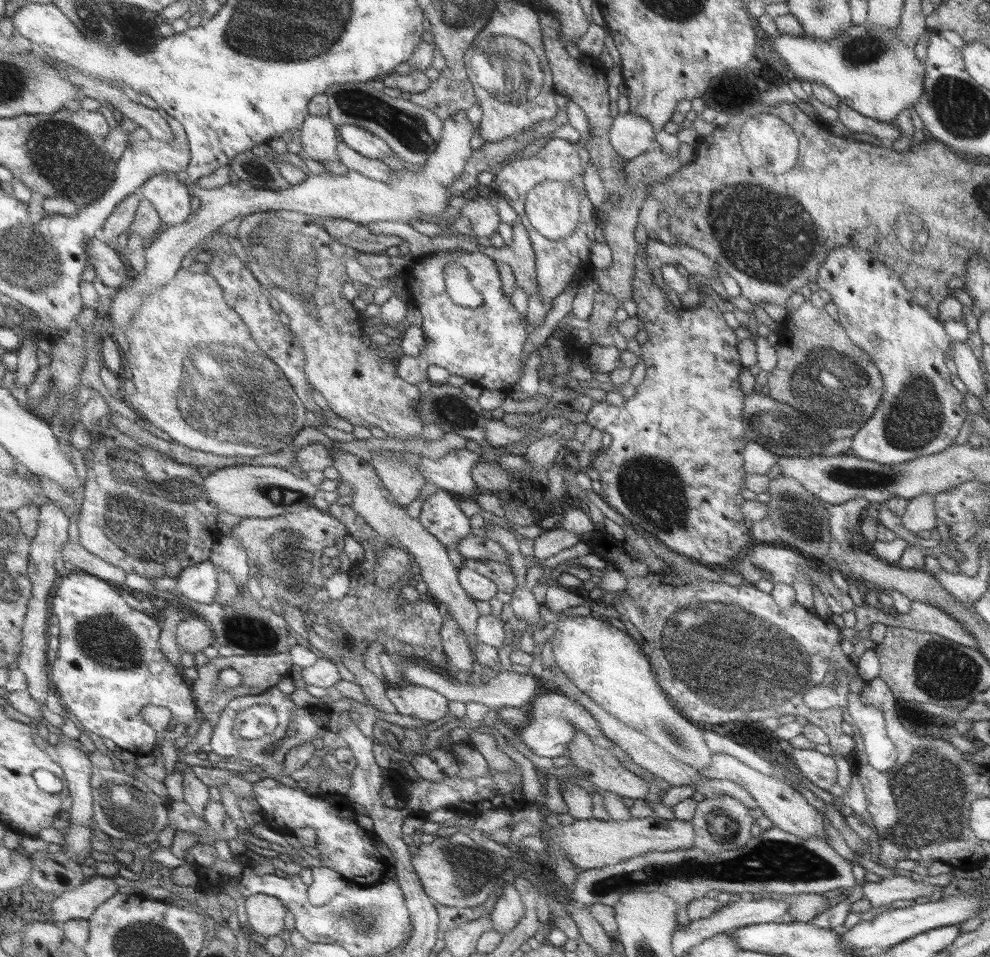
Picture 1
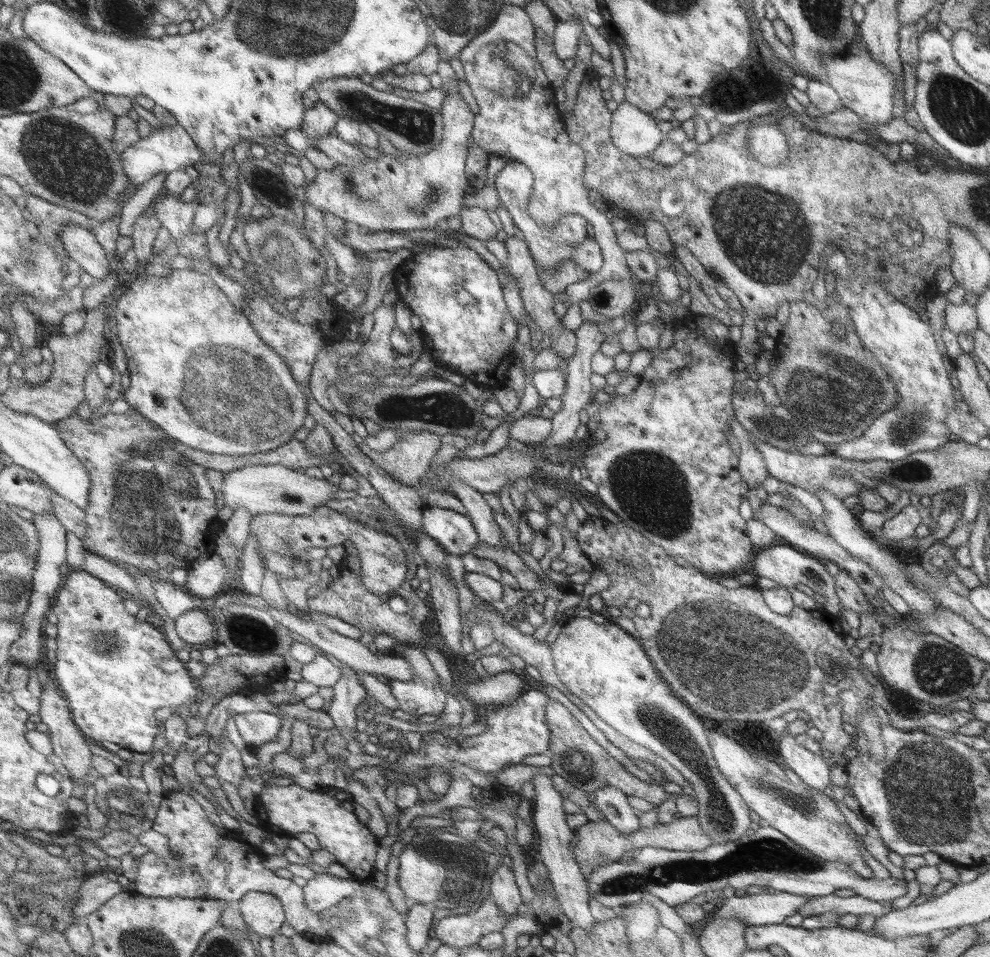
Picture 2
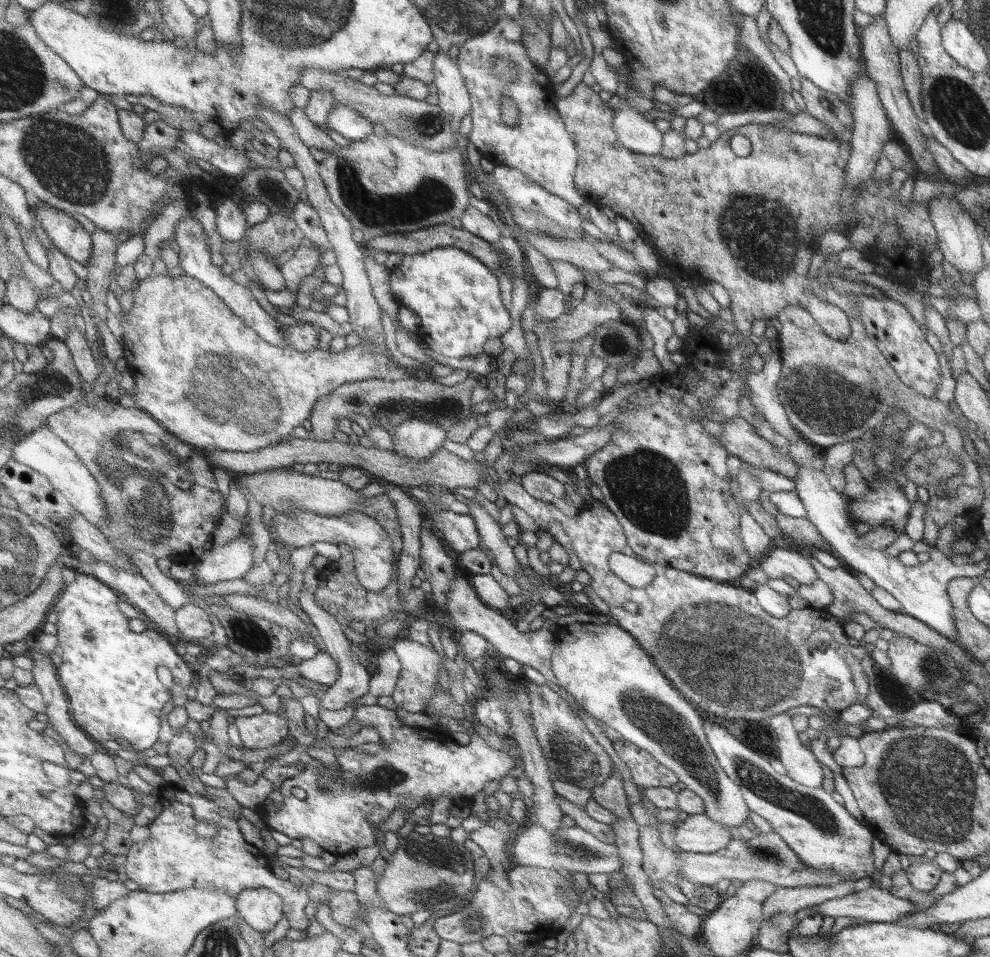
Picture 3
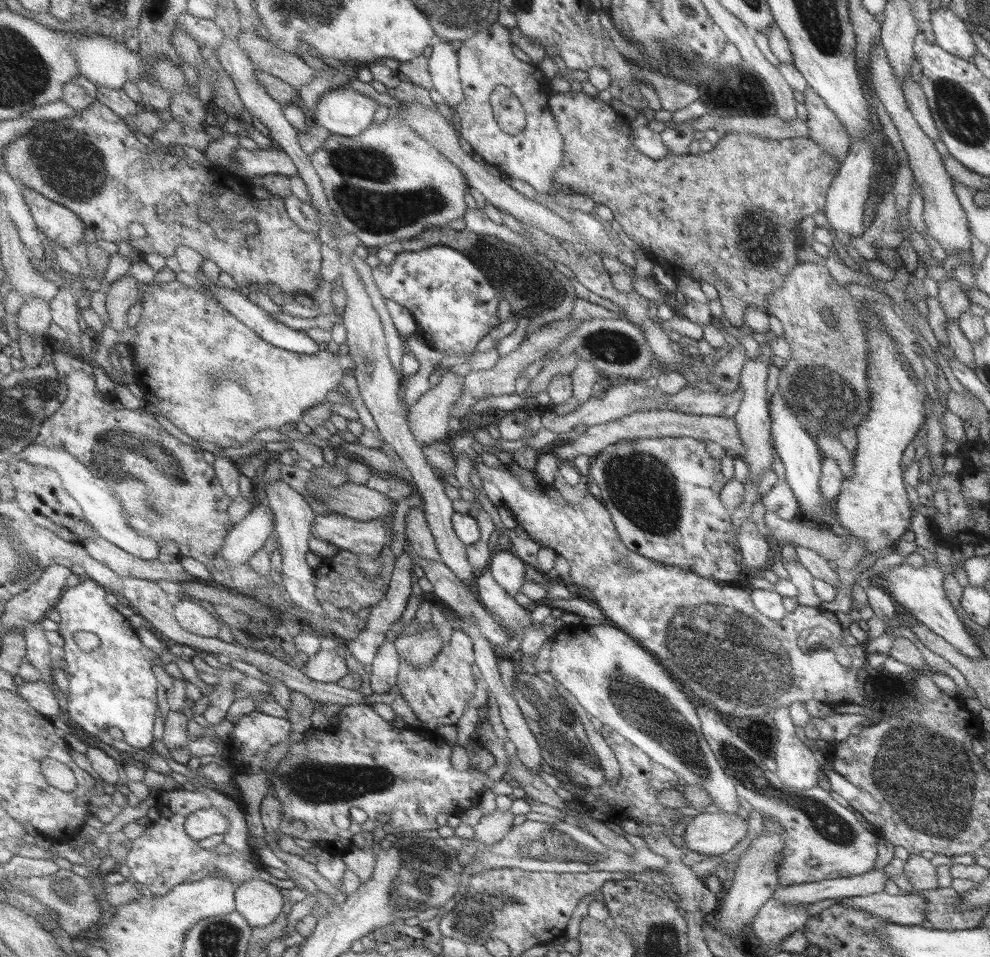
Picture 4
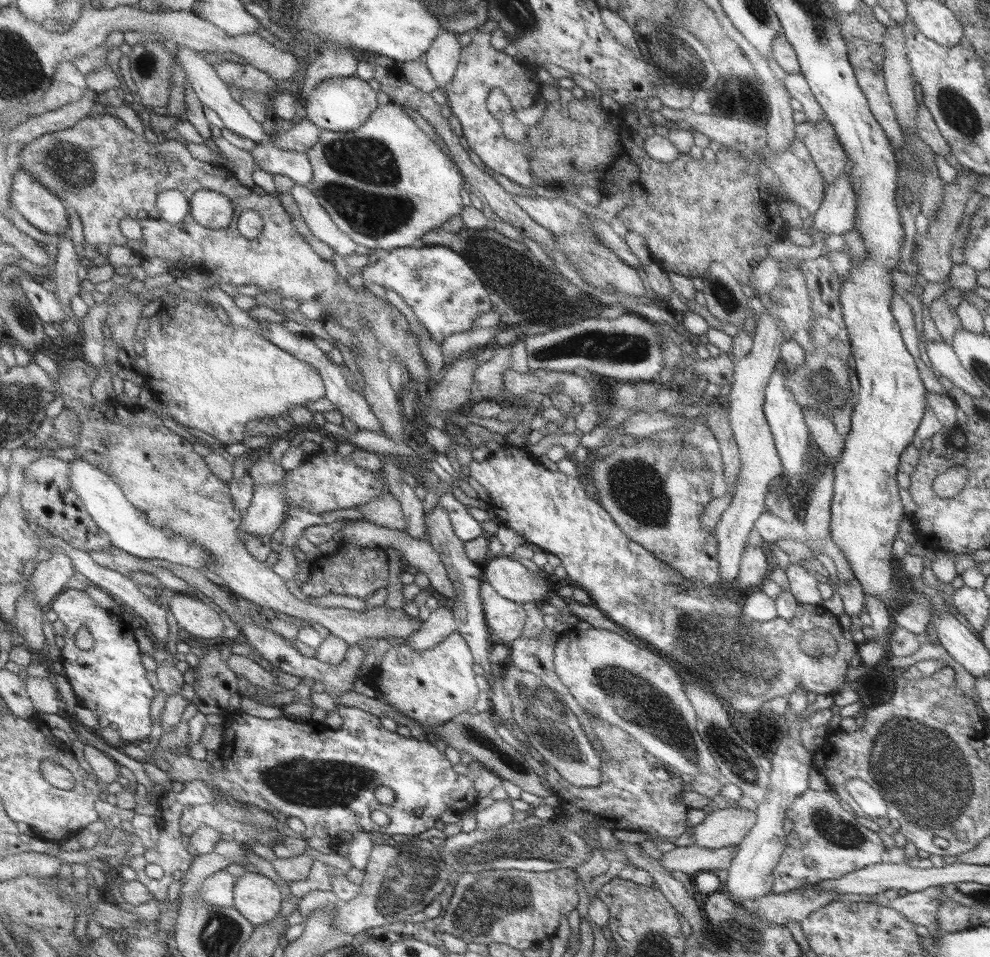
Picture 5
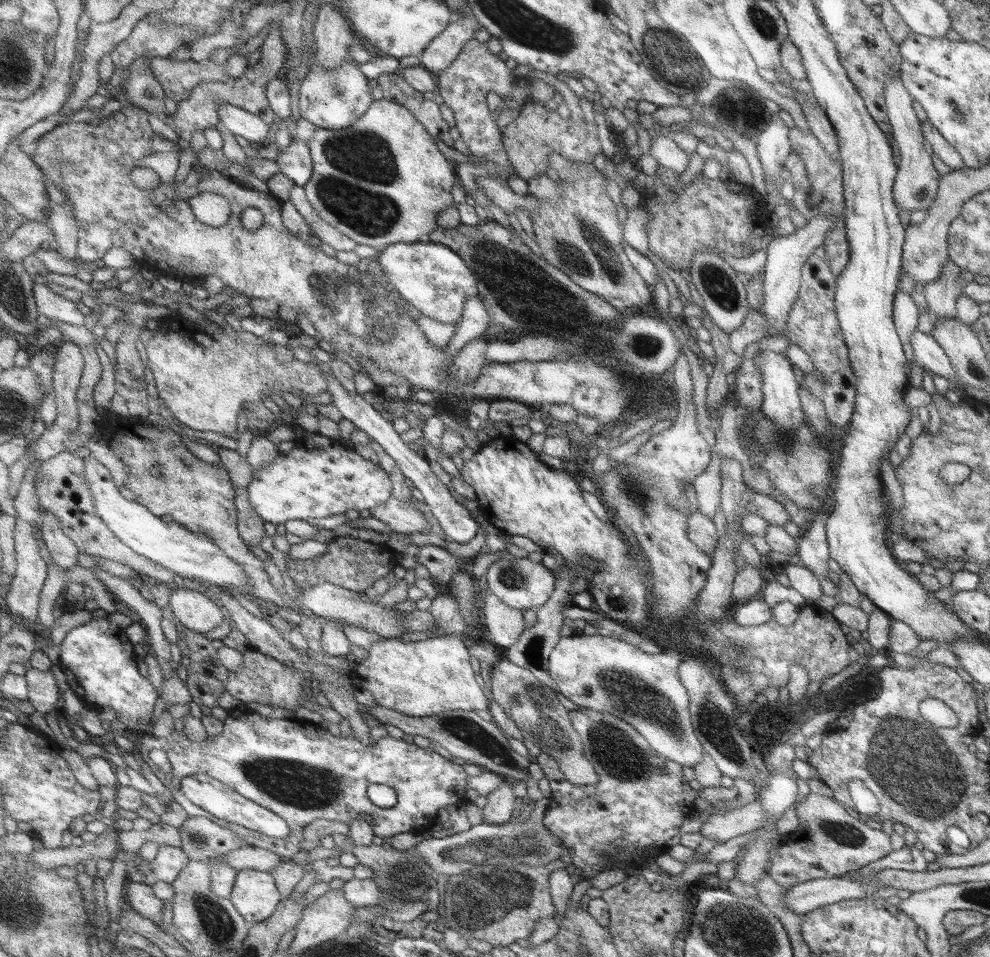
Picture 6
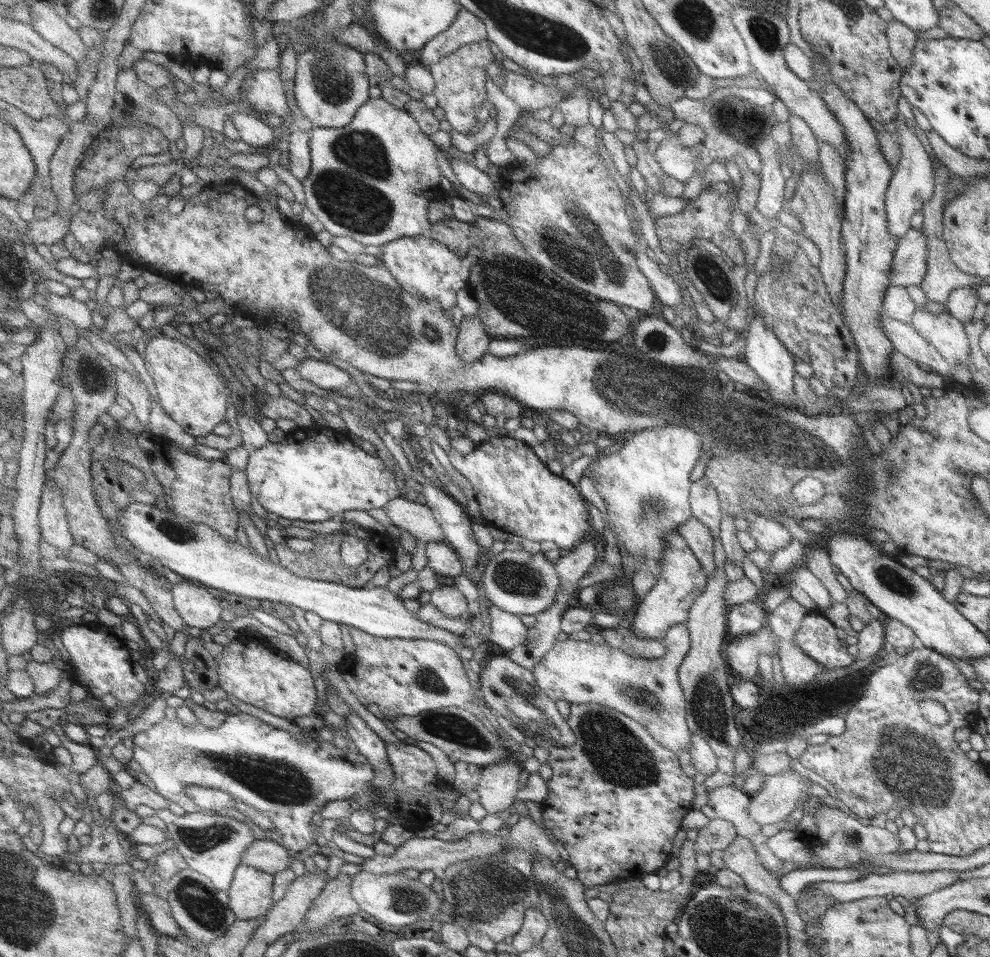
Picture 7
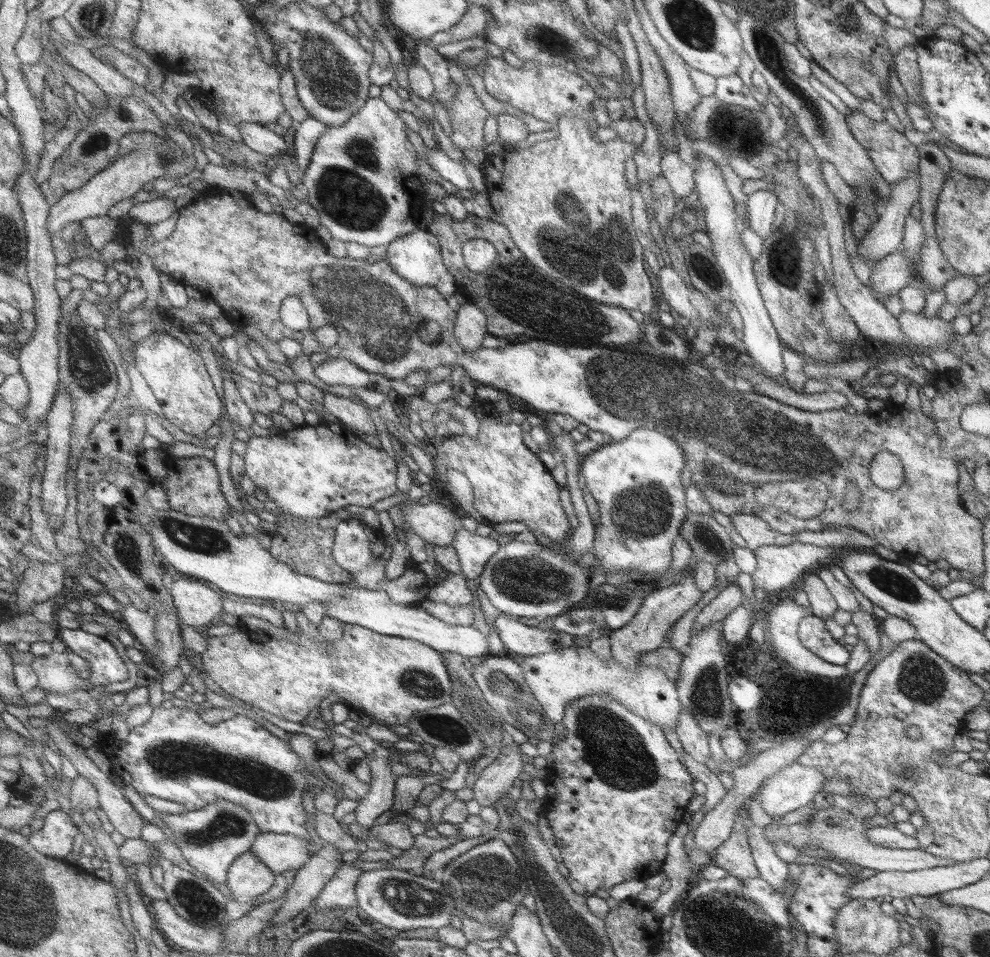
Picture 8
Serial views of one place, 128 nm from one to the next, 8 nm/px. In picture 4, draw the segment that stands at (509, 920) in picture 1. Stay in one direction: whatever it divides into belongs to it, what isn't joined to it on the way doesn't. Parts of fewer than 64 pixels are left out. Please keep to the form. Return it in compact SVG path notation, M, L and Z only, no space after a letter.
M494 809L491 813L481 815L479 822L473 828L473 839L483 843L483 845L491 845L509 831L513 818L511 811L499 811Z

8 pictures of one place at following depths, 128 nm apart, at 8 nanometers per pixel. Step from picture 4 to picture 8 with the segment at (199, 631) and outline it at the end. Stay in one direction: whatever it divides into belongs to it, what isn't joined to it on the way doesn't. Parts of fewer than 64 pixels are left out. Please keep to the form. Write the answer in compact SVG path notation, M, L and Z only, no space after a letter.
M187 576L174 579L170 588L182 626L204 630L223 613L223 598L207 583Z

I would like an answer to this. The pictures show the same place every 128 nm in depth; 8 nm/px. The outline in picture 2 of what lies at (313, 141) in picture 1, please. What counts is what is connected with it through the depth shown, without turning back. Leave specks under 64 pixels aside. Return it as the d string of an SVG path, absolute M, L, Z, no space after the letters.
M319 102L317 106L307 109L303 127L300 129L309 139L320 140L335 133L339 113L329 108L325 103Z

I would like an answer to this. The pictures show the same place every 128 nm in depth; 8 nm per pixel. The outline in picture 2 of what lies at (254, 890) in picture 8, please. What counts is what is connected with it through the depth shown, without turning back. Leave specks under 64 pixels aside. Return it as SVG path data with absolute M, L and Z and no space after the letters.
M249 892L239 902L242 918L260 937L279 935L286 915L281 900L265 892Z

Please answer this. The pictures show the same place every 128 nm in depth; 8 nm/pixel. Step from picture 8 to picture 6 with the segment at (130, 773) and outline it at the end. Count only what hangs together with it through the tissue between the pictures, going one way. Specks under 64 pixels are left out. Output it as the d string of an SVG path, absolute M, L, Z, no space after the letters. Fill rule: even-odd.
M248 712L244 718L227 717L223 732L213 737L207 736L203 743L189 740L183 731L173 730L165 737L154 737L147 732L136 745L136 750L165 786L165 790L172 792L173 800L182 808L187 808L189 816L195 817L201 816L201 814L195 814L197 805L191 804L191 801L183 793L182 781L186 777L198 775L211 776L233 788L241 796L281 815L290 826L289 836L284 839L270 837L267 844L271 846L271 851L275 851L285 860L290 859L293 854L297 854L301 850L301 842L303 842L307 825L317 819L349 823L351 826L355 819L360 820L359 814L369 814L373 818L371 825L373 825L378 840L383 836L392 837L395 834L403 834L403 832L421 833L437 821L437 812L441 808L445 808L449 804L465 806L468 803L467 772L461 764L455 764L455 762L443 758L441 754L421 748L414 742L406 743L405 740L389 736L382 722L371 714L363 714L363 717L369 725L371 746L365 746L361 742L361 738L355 736L354 733L348 737L335 737L327 730L323 731L319 724L309 724L292 718L284 720L263 718ZM153 750L165 752L171 772L158 769L157 764L151 758ZM371 784L383 784L395 788L399 796L397 805L393 808L381 808L375 805L368 795L368 788Z

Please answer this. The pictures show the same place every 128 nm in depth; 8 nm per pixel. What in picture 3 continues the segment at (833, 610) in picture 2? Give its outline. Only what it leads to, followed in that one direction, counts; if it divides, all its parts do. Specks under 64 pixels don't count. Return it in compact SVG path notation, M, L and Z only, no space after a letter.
M770 547L755 565L766 574L767 578L783 579L784 576L788 576L799 584L811 584L817 579L817 574L807 558L797 551L785 548Z

